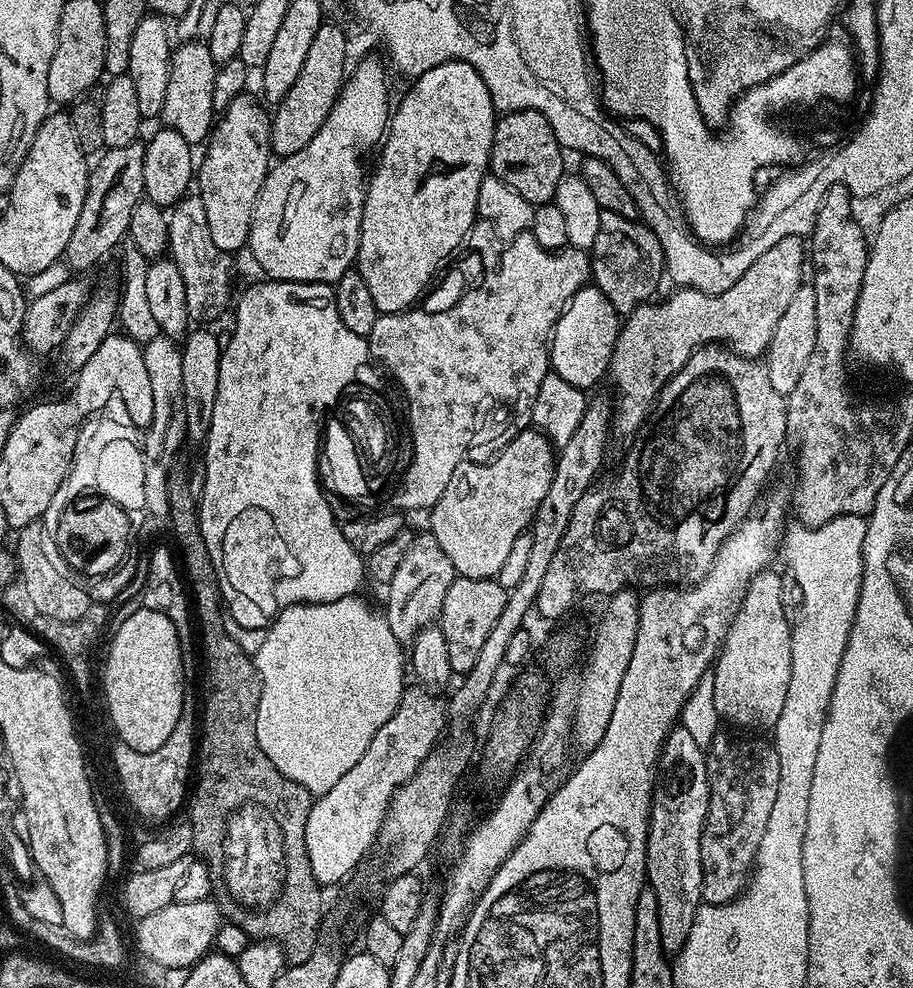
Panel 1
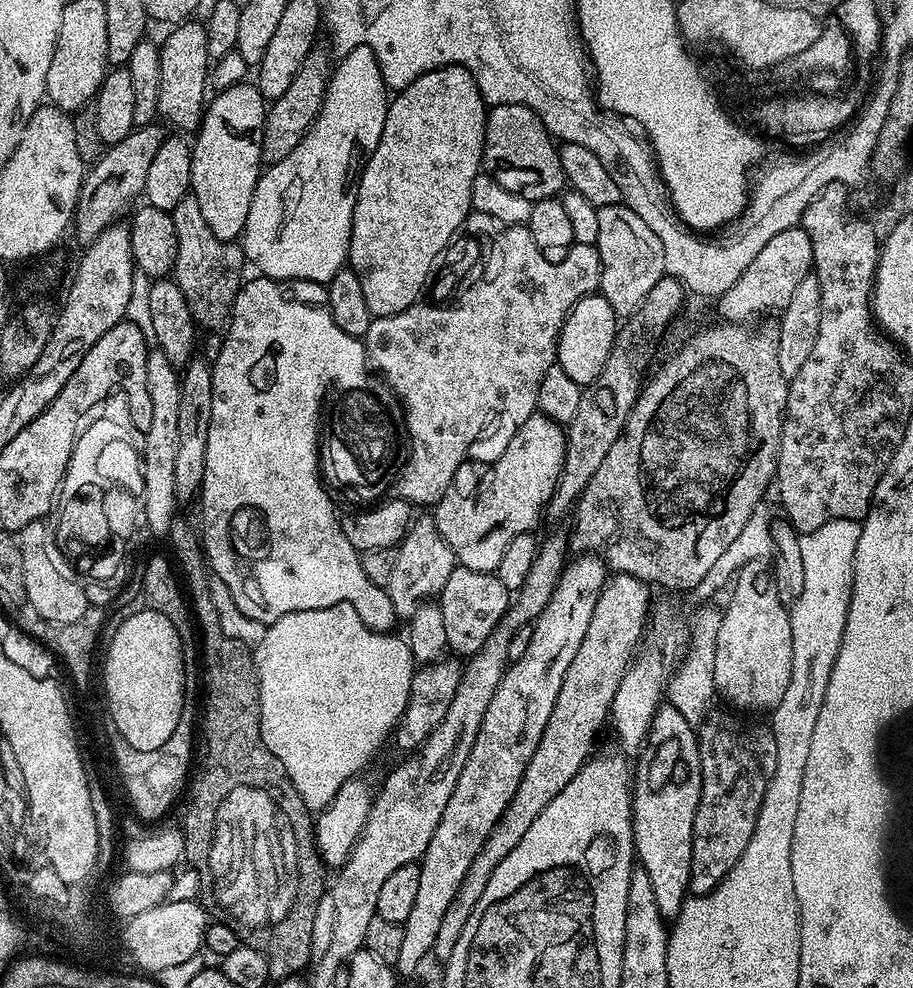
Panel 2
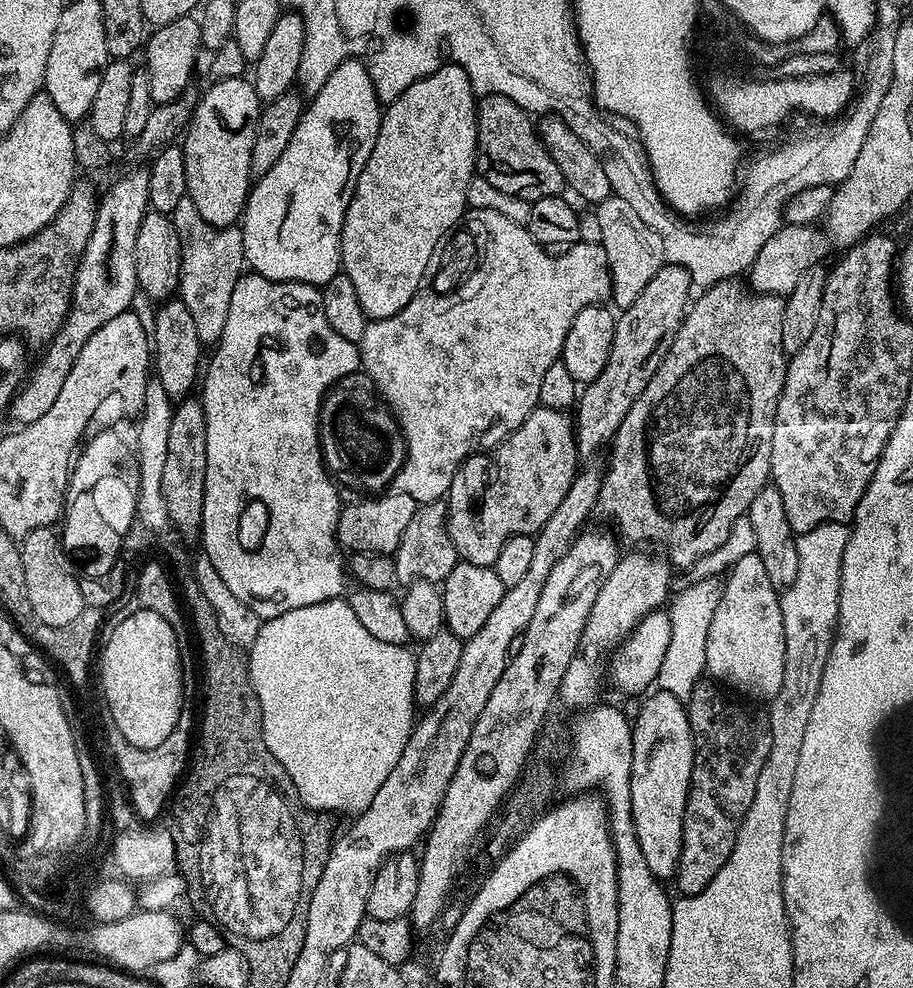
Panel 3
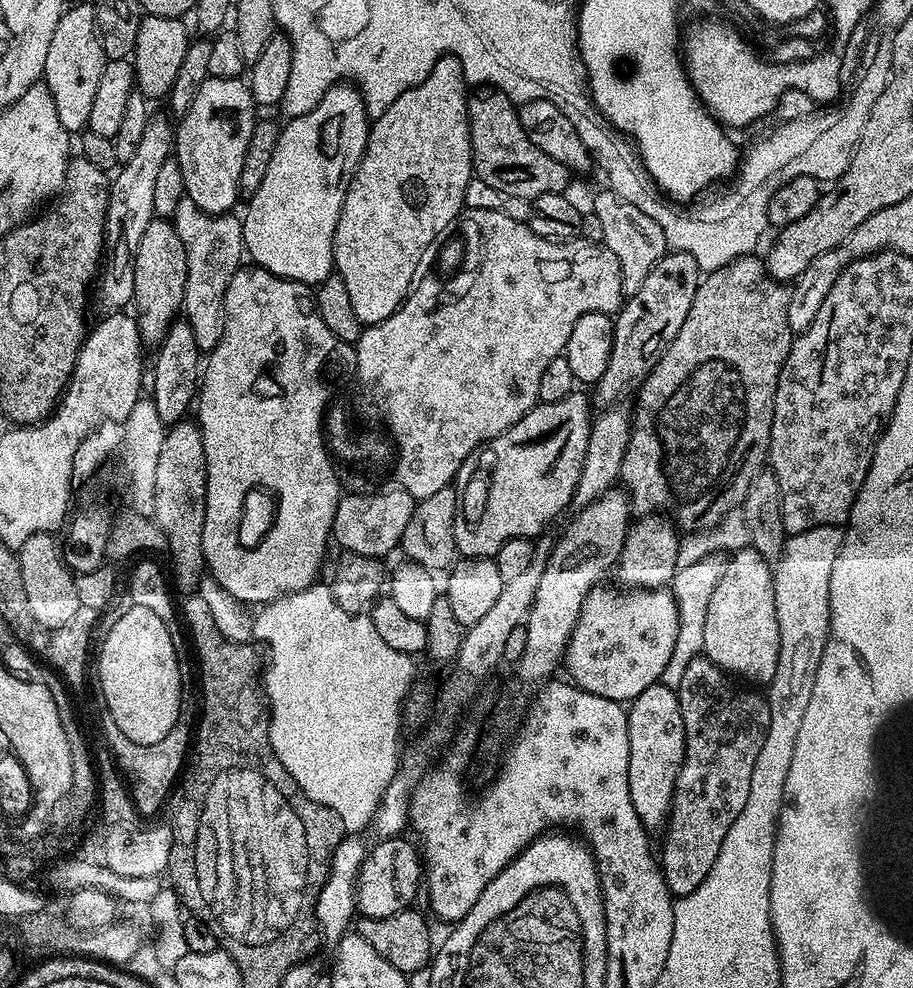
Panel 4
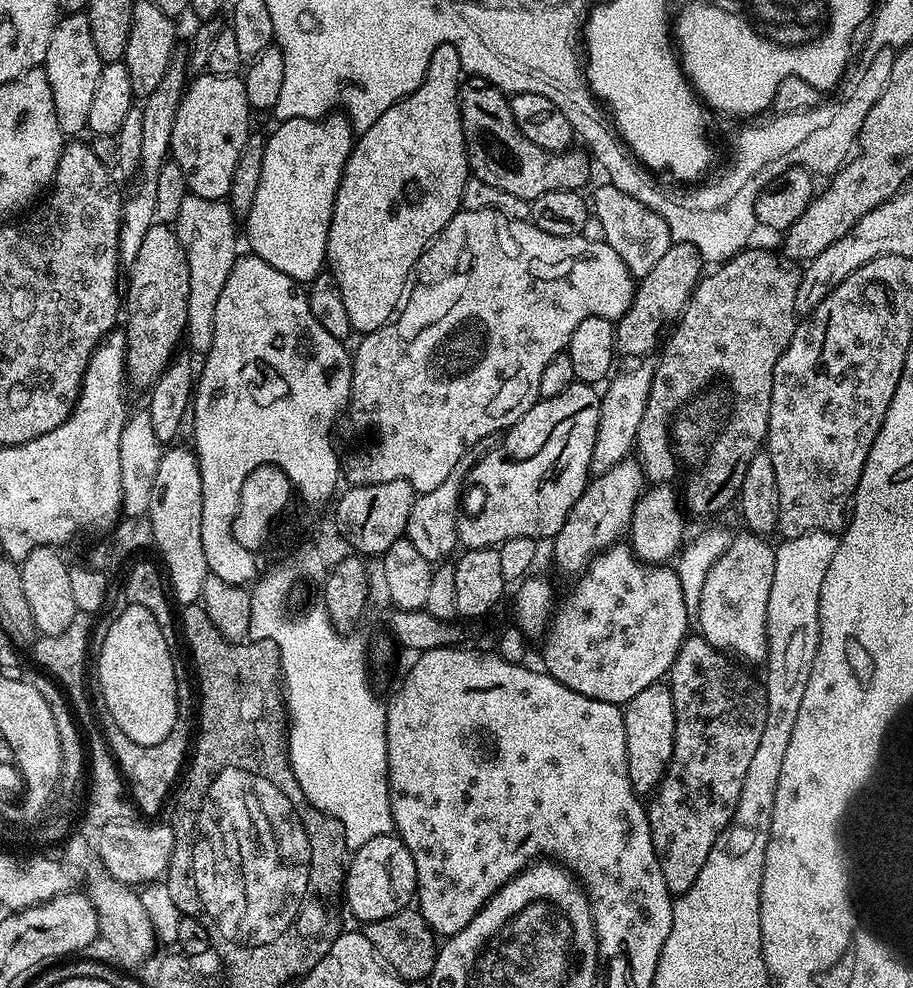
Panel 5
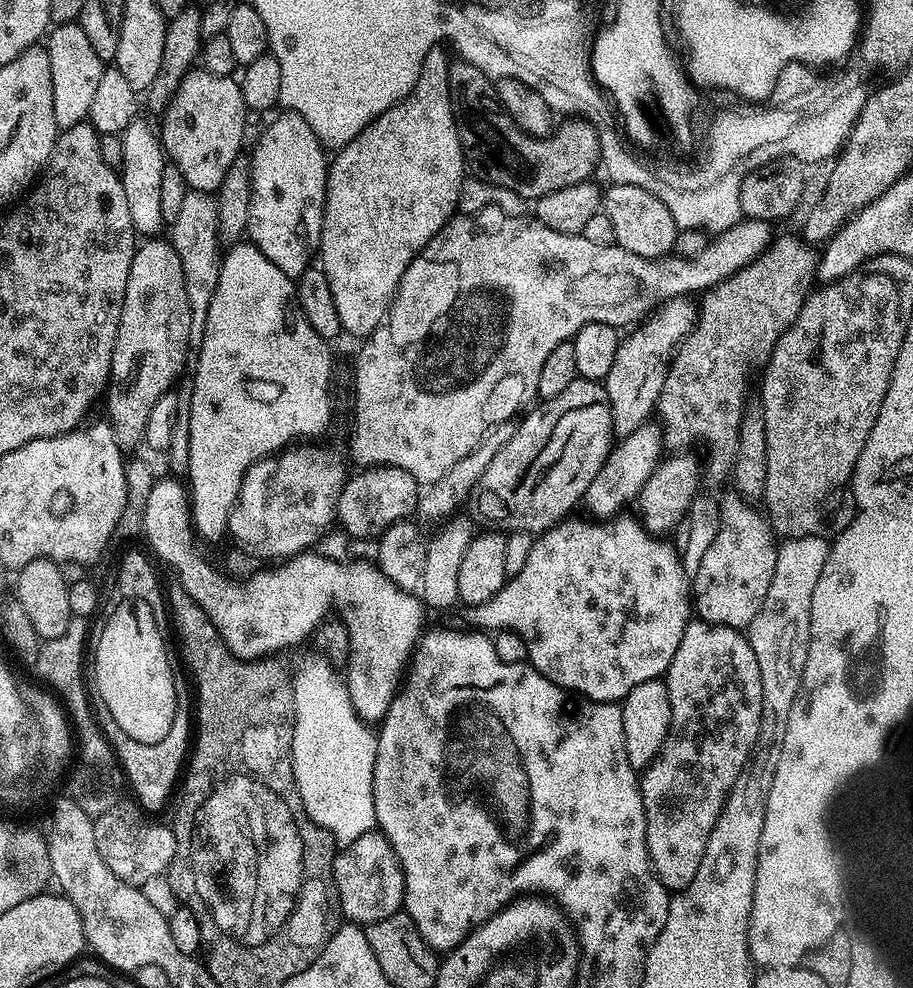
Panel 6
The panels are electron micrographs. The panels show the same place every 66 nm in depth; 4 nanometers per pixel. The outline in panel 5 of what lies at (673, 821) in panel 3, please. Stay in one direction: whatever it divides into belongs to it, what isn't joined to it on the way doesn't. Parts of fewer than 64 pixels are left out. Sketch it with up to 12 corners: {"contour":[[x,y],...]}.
{"contour":[[672,689],[623,705],[632,788],[651,794],[674,750]]}

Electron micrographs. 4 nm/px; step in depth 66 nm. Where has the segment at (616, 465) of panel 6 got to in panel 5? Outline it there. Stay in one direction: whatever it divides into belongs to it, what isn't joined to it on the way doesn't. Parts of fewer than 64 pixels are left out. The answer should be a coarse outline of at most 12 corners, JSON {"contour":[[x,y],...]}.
{"contour":[[629,458],[589,479],[551,541],[579,574],[627,533],[646,487]]}

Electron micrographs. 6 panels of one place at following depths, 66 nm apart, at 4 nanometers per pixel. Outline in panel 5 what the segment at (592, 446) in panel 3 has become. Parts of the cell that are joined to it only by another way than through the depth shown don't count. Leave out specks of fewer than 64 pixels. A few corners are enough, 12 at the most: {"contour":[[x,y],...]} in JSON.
{"contour":[[678,240],[615,321],[621,357],[657,351],[706,261]]}

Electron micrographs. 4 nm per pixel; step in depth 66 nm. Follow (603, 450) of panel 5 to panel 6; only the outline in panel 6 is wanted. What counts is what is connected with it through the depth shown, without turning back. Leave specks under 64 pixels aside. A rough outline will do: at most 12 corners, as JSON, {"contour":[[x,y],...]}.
{"contour":[[683,296],[621,339],[602,382],[612,431],[655,413],[672,353],[696,324]]}

